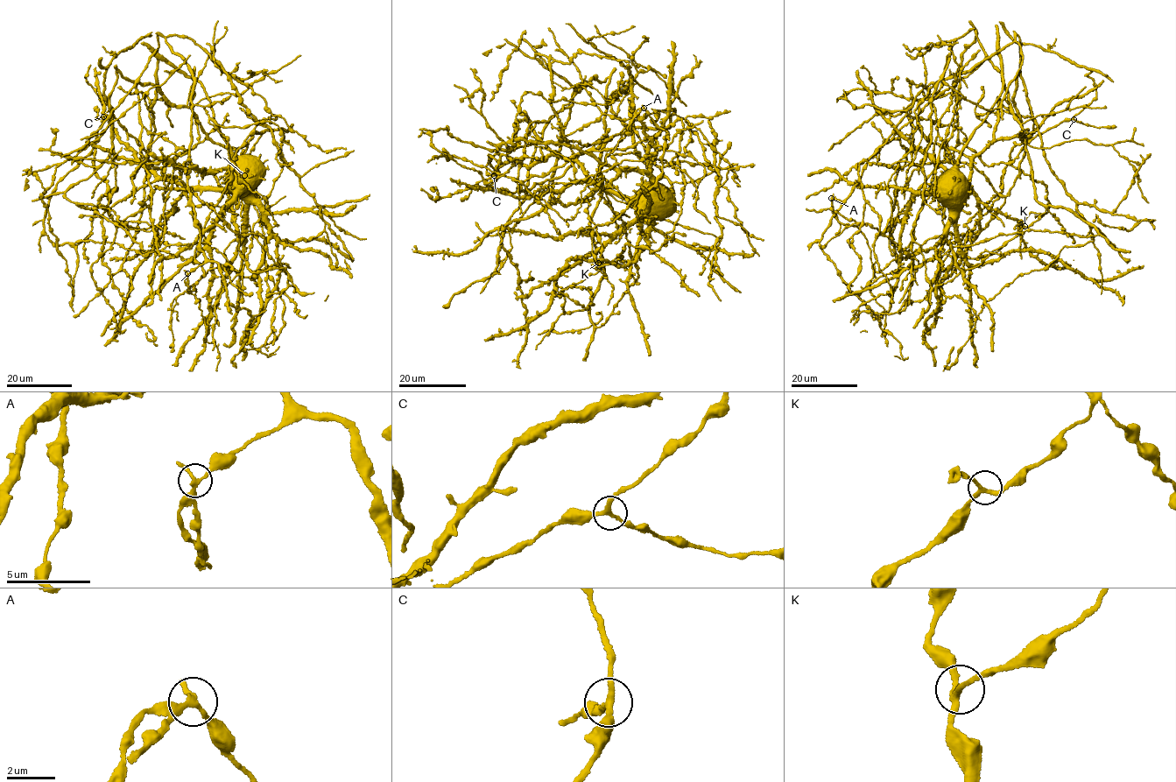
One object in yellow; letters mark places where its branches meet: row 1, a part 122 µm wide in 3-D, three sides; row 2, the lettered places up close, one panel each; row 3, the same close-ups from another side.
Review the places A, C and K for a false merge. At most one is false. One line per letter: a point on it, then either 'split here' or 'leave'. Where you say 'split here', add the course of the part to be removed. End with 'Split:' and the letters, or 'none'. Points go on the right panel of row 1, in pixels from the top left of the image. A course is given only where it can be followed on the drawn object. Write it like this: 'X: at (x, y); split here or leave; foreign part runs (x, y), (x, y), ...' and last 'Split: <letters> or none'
A: at (831, 198); split here; foreign part runs (831, 198), (838, 221), (858, 228), (870, 250), (873, 278), (869, 292), (884, 311), (882, 337)
C: at (1073, 119); leave
K: at (1024, 226); leave
Split: A

